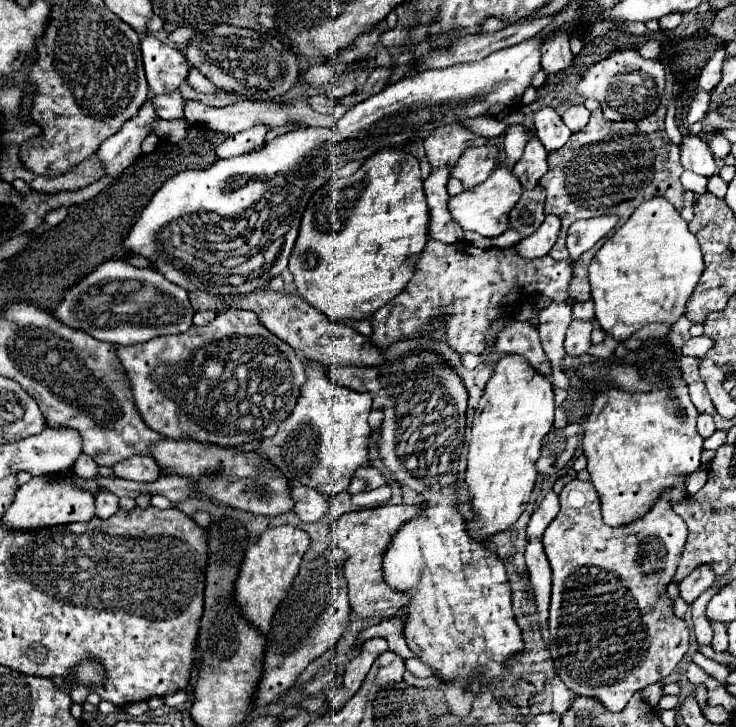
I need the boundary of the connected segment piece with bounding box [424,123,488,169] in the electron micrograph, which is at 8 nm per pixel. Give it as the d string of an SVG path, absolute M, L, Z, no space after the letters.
M458 123L440 127L424 139L426 157L428 157L432 169L438 169L438 167L452 169L468 147L478 147L478 145L486 145L486 143L488 143L486 137L470 133L468 129L460 127Z

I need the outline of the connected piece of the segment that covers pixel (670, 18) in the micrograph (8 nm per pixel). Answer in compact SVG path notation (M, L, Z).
M670 13L670 15L666 15L666 17L662 17L659 20L660 29L663 31L676 29L680 25L680 21L682 21L682 15L680 13Z

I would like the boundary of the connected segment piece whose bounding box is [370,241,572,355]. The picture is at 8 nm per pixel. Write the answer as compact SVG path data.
M428 241L404 293L380 307L370 319L374 329L370 341L386 349L400 339L428 337L448 343L456 353L488 355L492 347L486 343L486 331L496 319L512 313L512 303L506 301L518 295L546 295L552 301L566 301L570 299L570 281L570 259L554 261L550 255L524 259L516 249L478 249L466 241L456 245Z

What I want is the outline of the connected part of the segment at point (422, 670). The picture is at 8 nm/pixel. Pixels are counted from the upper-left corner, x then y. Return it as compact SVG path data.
M410 658L405 660L406 669L418 678L427 678L436 676L436 672L430 669L428 665L422 663L418 658Z

